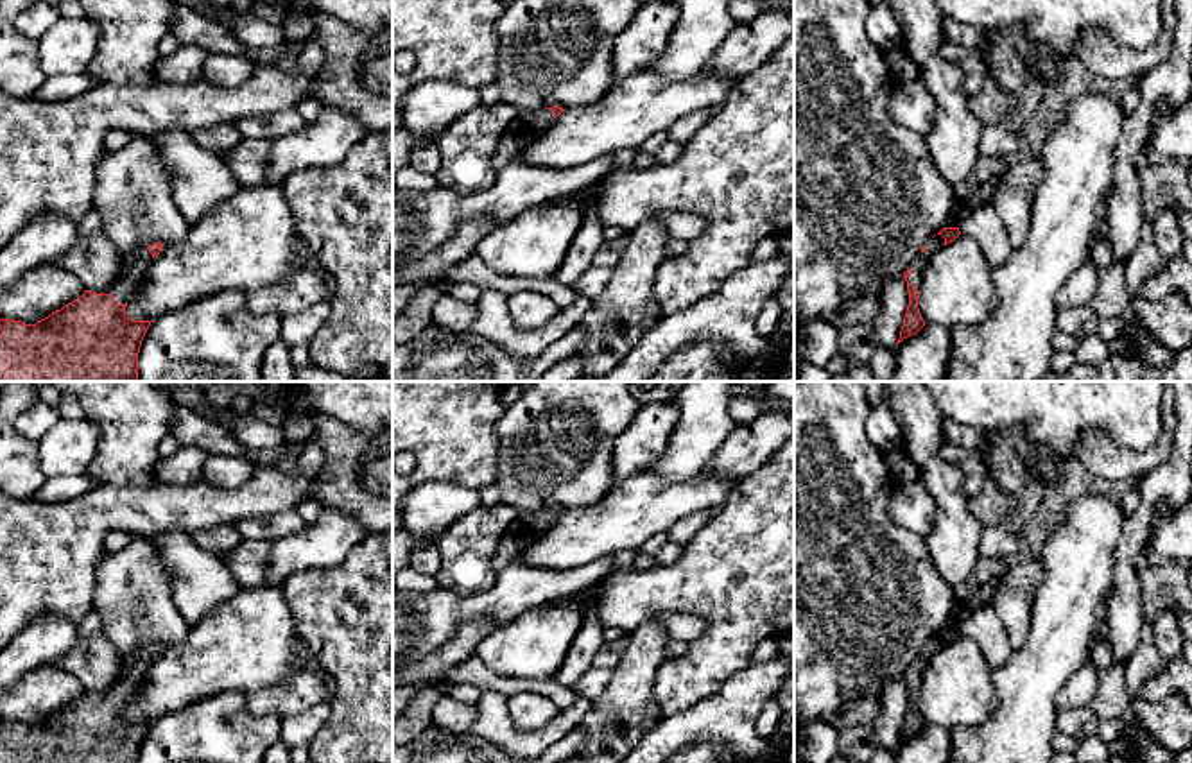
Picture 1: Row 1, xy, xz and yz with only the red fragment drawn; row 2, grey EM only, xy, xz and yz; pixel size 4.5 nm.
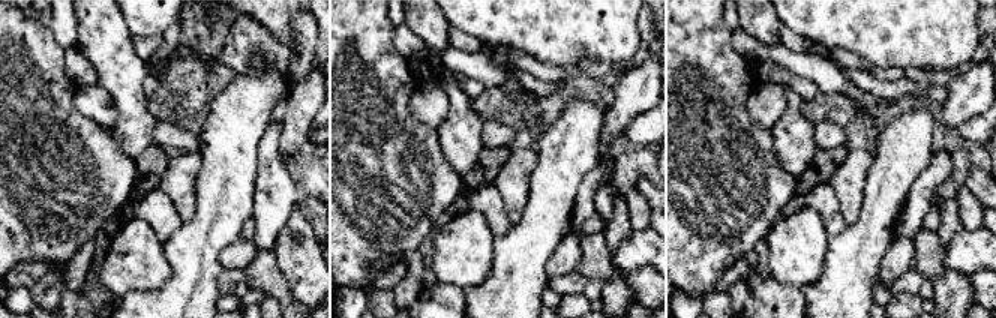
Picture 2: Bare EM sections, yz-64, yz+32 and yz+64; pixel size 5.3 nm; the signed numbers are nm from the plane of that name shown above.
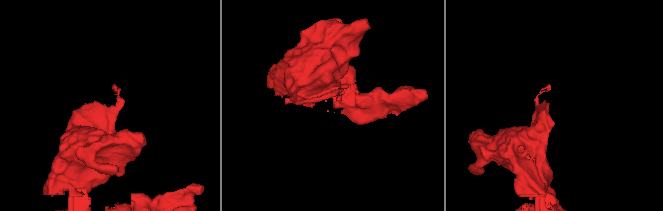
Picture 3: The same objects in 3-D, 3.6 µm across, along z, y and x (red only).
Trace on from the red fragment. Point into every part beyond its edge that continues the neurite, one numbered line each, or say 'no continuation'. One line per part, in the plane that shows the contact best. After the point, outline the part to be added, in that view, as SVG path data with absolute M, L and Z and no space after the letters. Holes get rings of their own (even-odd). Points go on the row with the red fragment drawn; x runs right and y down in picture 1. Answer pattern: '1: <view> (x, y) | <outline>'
1: yz (938, 240) | M936 235L925 244L925 251L916 256L916 260L909 265L912 274L907 278L909 283L914 285L914 288L921 290L921 272L934 251L937 251L945 244L945 238L941 235Z

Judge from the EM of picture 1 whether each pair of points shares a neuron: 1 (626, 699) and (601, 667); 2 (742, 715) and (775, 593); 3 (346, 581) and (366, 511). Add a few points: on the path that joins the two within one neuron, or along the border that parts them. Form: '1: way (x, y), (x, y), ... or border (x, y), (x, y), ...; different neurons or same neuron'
1: border (630, 642), (610, 683), (592, 701); different neurons
2: border (753, 665), (735, 672), (719, 690); different neurons
3: border (368, 532), (373, 534); different neurons

